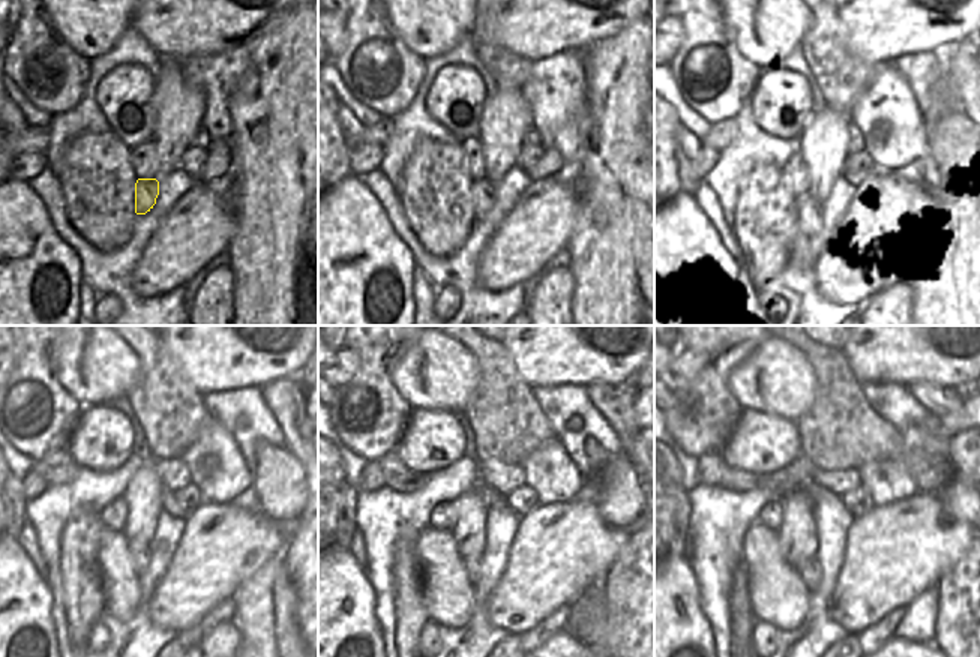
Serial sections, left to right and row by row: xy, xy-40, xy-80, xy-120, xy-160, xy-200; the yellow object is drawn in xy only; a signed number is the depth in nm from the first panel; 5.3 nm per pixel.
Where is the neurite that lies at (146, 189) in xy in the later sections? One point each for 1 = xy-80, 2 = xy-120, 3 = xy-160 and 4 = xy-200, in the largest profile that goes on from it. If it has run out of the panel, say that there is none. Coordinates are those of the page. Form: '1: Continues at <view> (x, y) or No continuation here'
1: Continues at xy-80 (809, 212)
2: Continues at xy-120 (140, 558)
3: Continues at xy-160 (474, 564)
4: Continues at xy-200 (811, 573).

